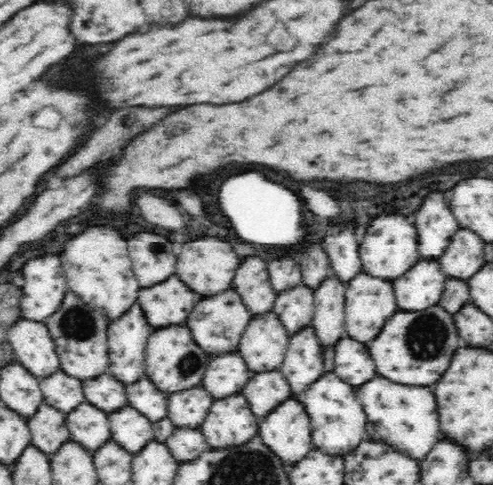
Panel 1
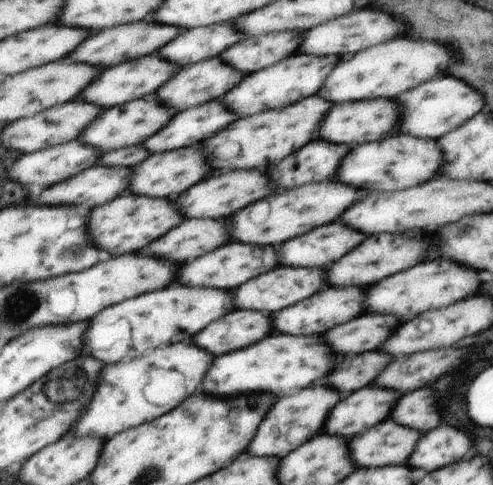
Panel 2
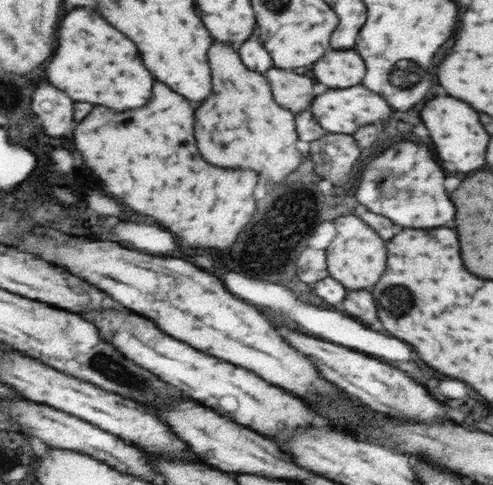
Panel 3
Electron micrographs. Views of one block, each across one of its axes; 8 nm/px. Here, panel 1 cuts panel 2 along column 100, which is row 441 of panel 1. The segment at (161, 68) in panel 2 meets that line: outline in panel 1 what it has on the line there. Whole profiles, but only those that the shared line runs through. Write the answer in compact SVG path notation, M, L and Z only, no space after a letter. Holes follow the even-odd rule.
M88 402L68 414L68 430L72 432L72 440L84 444L92 452L106 444L106 440L112 440L110 414Z

